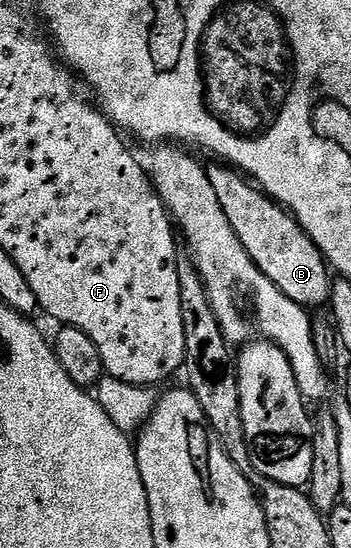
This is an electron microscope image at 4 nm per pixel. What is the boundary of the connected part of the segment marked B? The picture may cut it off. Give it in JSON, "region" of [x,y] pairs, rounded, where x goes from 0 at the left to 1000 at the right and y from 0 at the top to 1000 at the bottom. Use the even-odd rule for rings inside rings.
{"region":[[[644,299],[610,301],[590,303],[595,336],[607,336],[607,350],[618,350],[618,365],[630,365],[630,380],[641,394],[652,394],[652,409],[664,409],[675,434],[698,445],[721,482],[732,482],[749,502],[778,511],[778,518],[849,558],[929,560],[943,547],[949,495],[869,416],[858,416],[852,403],[812,378],[738,345],[701,318]]]}

